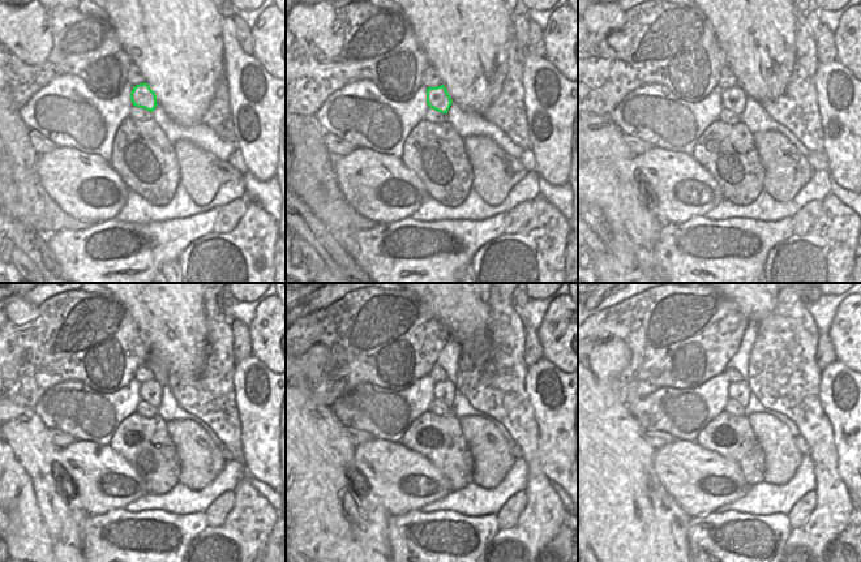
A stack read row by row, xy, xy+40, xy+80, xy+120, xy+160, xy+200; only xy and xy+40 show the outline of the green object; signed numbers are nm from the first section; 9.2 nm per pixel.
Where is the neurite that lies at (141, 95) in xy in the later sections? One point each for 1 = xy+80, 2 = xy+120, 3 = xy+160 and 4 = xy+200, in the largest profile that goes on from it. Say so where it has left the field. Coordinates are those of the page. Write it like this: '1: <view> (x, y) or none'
1: xy+80 (733, 98)
2: xy+120 (150, 391)
3: xy+160 (444, 391)
4: xy+200 (740, 390)

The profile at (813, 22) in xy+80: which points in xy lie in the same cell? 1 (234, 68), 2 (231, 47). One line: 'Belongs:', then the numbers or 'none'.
Belongs: 1, 2

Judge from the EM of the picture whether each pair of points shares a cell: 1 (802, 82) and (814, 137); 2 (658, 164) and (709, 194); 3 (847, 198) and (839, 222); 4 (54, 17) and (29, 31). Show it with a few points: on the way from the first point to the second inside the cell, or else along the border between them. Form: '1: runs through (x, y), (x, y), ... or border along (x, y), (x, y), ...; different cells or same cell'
1: runs through (802, 95), (802, 120), (805, 124); same cell
2: runs through (671, 174), (686, 189), (695, 192); same cell
3: border along (831, 193), (847, 206); different cells
4: border along (45, 13), (45, 24), (51, 35), (51, 51); different cells

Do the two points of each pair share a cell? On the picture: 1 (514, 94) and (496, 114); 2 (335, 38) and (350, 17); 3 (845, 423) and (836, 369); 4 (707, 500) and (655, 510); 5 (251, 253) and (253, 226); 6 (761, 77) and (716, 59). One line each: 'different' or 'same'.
1: same
2: different
3: same
4: different
5: same
6: different

